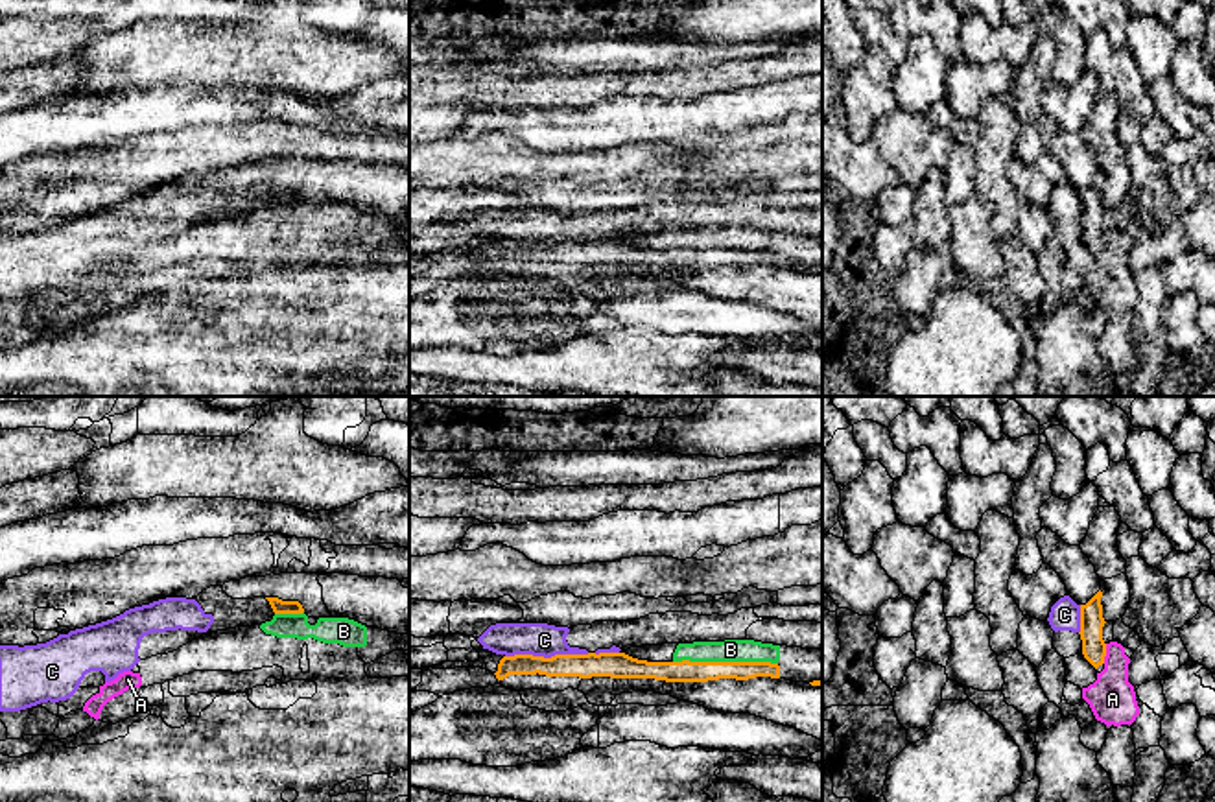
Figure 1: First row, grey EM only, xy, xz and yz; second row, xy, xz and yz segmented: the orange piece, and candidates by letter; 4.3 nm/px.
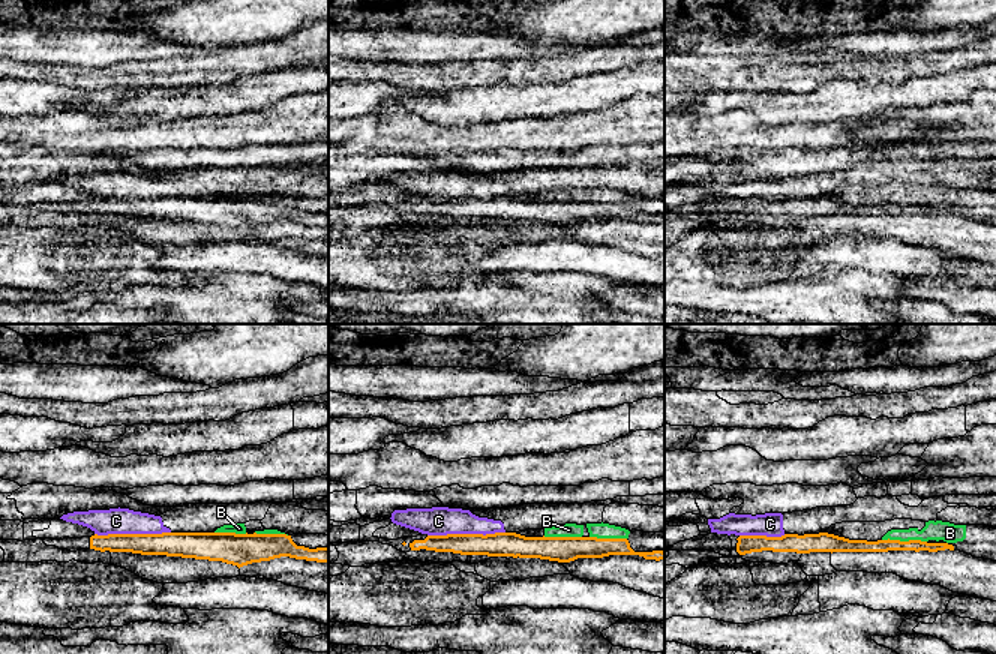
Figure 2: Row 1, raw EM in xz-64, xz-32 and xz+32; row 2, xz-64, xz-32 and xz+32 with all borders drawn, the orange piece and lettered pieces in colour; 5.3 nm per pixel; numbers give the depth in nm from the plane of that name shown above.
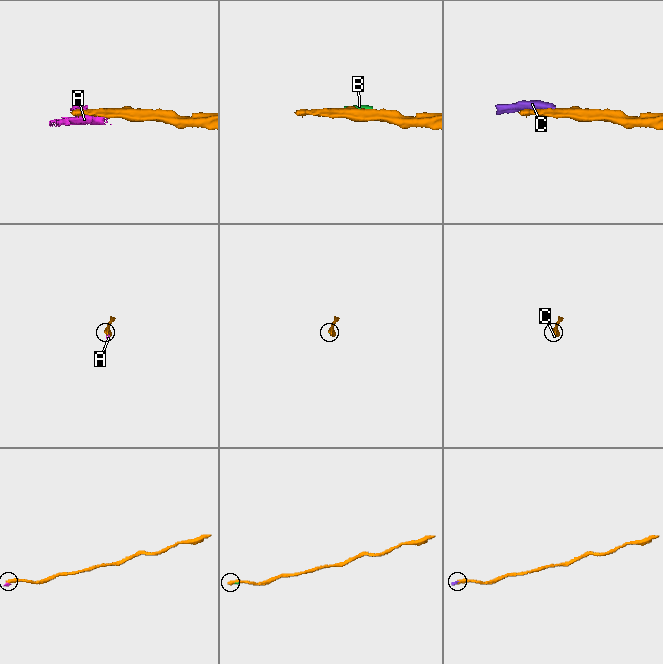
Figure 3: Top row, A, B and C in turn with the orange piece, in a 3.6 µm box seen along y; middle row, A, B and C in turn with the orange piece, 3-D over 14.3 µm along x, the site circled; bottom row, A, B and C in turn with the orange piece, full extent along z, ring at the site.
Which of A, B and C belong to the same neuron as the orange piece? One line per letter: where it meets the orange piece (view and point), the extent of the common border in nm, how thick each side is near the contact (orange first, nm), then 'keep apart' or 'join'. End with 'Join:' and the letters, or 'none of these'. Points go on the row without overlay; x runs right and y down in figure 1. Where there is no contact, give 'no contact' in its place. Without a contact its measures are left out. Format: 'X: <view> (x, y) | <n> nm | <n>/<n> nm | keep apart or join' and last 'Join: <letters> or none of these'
A: yz (1105, 240) | 90 nm | 110/200 nm | keep apart
B: xz (725, 249) | 460 nm | 100/100 nm | keep apart
C: xz (546, 246) | 360 nm | 110/140 nm | keep apart
Join: none of these

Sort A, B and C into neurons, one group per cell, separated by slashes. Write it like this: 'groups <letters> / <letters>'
groups A / B / C

